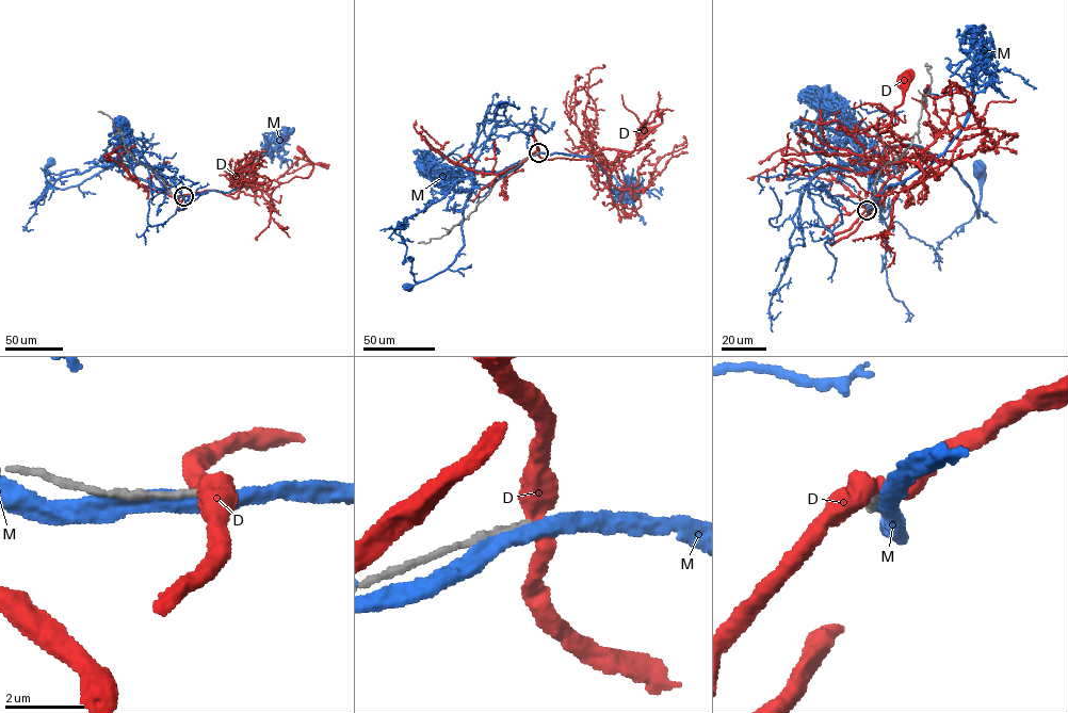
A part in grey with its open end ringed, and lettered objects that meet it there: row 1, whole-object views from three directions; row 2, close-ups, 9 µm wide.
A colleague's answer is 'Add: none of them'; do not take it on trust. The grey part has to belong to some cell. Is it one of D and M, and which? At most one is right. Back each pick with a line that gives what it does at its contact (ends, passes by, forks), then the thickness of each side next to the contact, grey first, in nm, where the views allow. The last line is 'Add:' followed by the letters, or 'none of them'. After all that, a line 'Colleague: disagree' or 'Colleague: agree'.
Add: none of them
Colleague: agree

